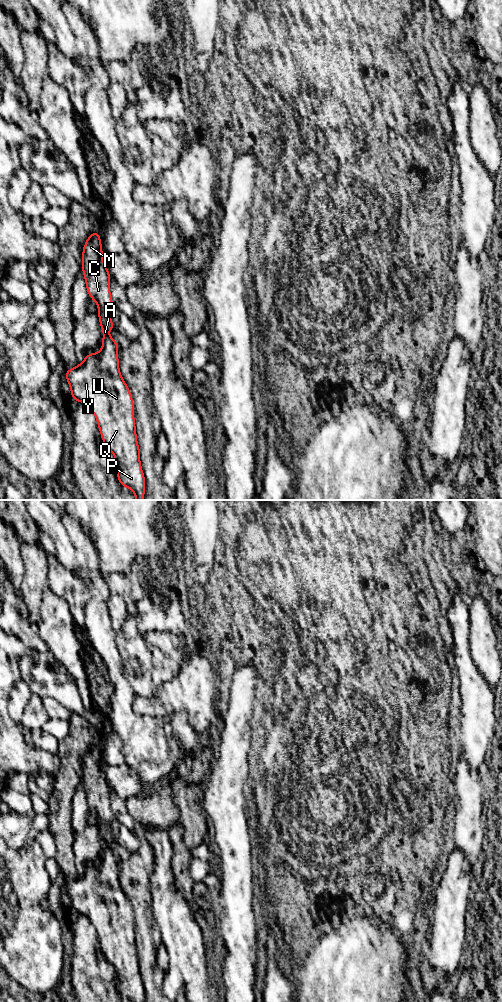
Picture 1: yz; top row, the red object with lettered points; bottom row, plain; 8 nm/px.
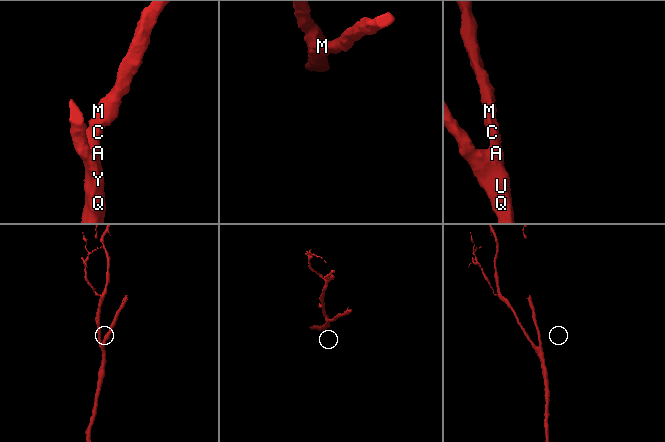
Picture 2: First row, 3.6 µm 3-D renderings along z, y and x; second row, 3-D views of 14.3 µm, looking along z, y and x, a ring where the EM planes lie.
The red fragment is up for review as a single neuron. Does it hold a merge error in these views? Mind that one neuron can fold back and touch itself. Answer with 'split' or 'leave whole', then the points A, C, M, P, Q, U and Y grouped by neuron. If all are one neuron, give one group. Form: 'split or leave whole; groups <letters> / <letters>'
leave whole; groups A C M P Q U Y

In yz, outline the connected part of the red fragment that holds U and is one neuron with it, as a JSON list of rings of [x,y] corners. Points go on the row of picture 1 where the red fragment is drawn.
[[[95,230],[84,244],[81,270],[89,298],[98,306],[102,349],[86,354],[84,361],[68,369],[64,377],[74,401],[85,403],[95,415],[101,439],[114,454],[120,485],[131,489],[136,500],[144,500],[146,483],[137,442],[134,402],[119,370],[119,344],[108,334],[109,329],[116,328],[110,317],[114,307],[110,293],[112,278],[102,256],[101,237]]]

